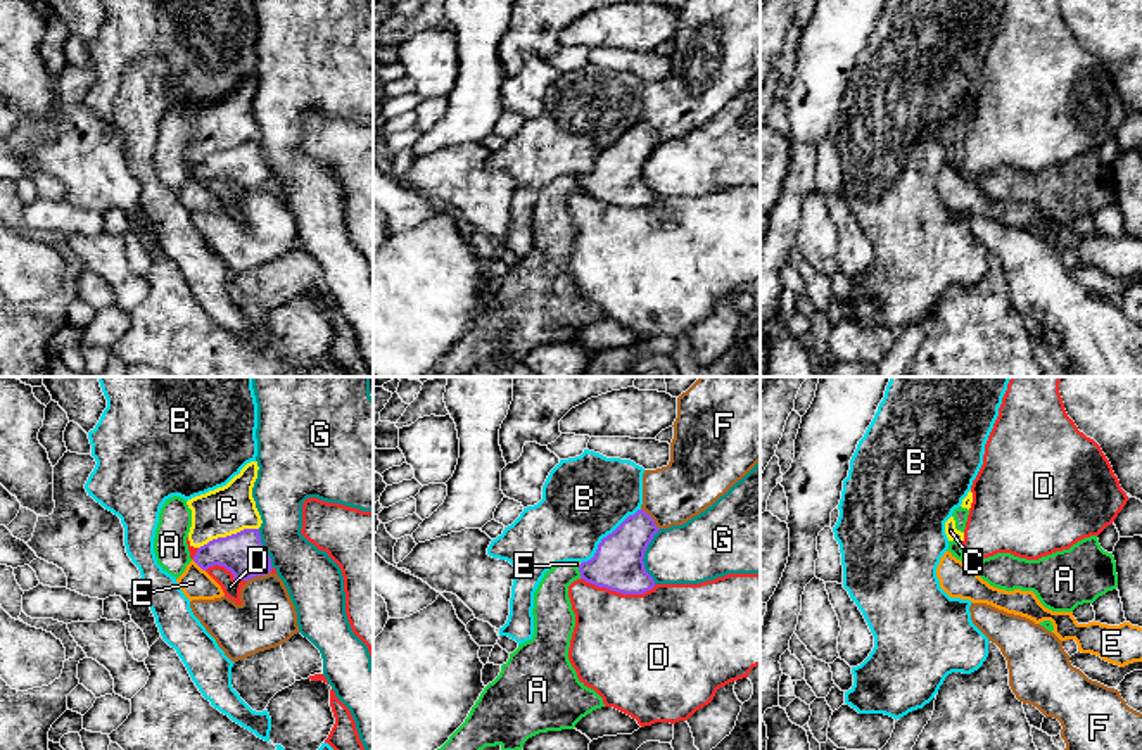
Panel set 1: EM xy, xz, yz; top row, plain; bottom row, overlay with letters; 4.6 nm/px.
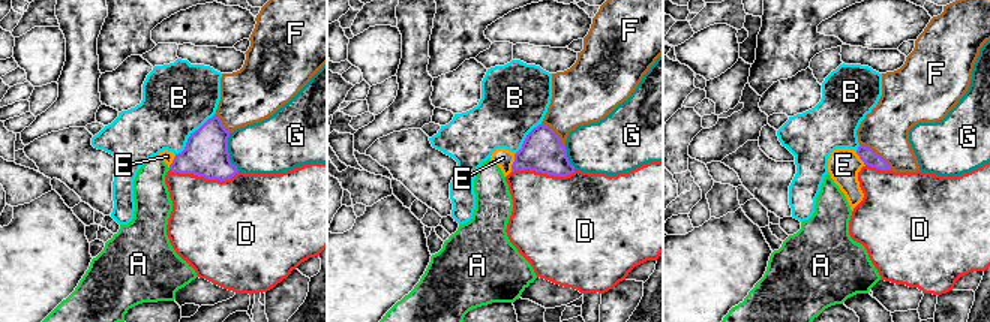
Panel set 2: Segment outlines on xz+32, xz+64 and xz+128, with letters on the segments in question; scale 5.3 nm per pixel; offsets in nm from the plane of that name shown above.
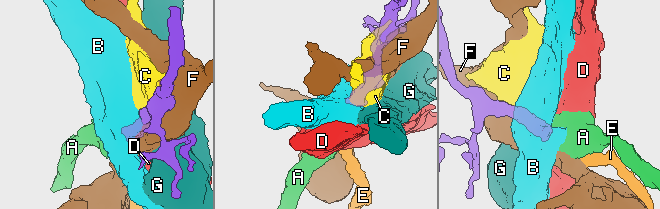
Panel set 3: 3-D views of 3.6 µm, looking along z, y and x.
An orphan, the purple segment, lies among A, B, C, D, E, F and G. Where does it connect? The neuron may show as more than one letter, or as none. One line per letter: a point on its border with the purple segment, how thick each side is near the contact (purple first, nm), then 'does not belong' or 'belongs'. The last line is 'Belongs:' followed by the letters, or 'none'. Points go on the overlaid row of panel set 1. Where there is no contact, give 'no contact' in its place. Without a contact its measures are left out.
A: xz (579, 571) | 240/190 nm | does not belong
B: xz (609, 534) | 240/400 nm | does not belong
C: xy (228, 536) | 200/220 nm | does not belong
D: xz (619, 591) | 240/480 nm | does not belong
E: xy (199, 565) | 200/140 nm | belongs
F: xy (258, 574) | 200/280 nm | does not belong
G: xz (643, 557) | 240/280 nm | does not belong
Belongs: E

